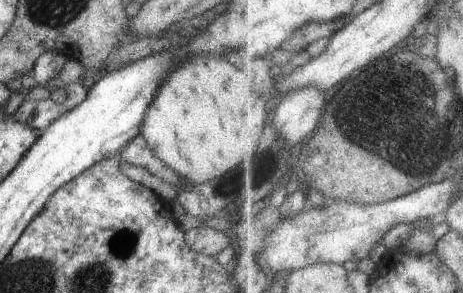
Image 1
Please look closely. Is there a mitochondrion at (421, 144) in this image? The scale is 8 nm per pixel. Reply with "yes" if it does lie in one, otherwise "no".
yes

